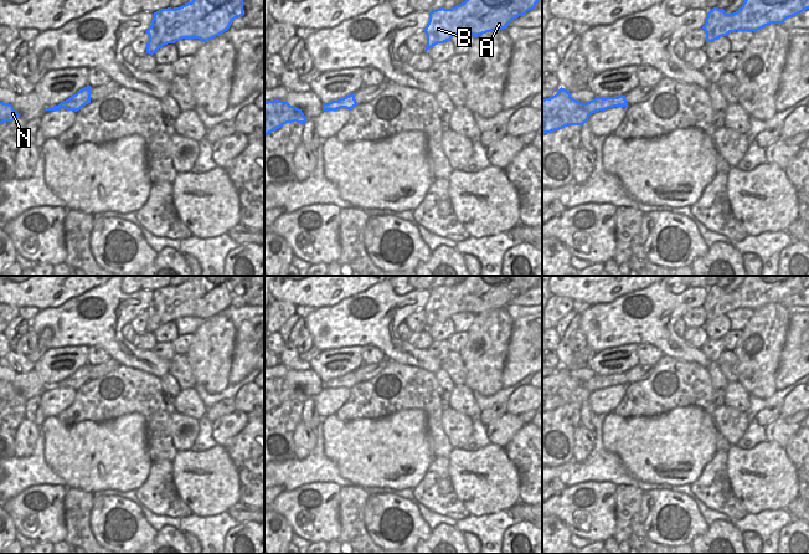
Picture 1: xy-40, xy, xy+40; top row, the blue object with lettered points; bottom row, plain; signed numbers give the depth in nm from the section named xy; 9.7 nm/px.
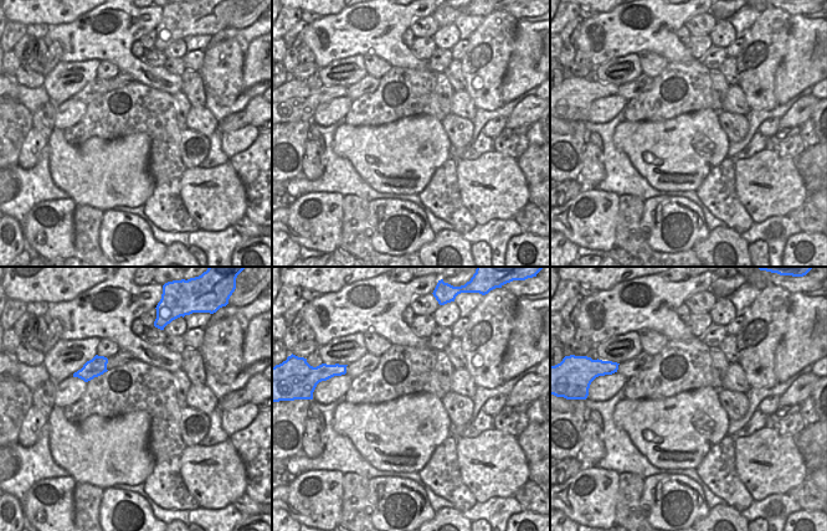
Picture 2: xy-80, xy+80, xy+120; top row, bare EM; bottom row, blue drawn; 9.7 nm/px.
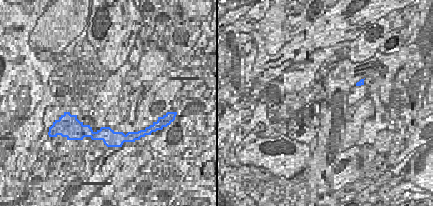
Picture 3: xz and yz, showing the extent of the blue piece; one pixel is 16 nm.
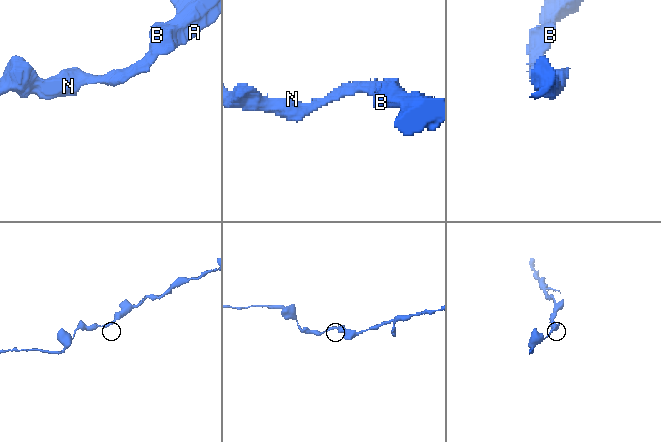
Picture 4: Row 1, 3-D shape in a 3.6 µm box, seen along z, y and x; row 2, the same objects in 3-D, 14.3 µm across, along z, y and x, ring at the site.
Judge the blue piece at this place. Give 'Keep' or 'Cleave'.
Keep.

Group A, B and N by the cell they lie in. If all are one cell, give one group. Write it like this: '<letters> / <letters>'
A B N

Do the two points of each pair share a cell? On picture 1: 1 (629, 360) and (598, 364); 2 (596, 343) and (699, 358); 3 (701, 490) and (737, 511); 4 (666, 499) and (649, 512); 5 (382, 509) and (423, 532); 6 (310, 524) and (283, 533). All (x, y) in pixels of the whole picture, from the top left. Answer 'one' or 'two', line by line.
1: one
2: one
3: one
4: one
5: one
6: two

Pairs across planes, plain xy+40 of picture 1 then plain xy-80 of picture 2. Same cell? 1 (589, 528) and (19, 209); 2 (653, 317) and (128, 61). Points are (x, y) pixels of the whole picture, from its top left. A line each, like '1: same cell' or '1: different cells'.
1: different cells
2: same cell

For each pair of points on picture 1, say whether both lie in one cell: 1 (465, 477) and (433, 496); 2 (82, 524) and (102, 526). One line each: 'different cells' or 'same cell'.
1: different cells
2: different cells

